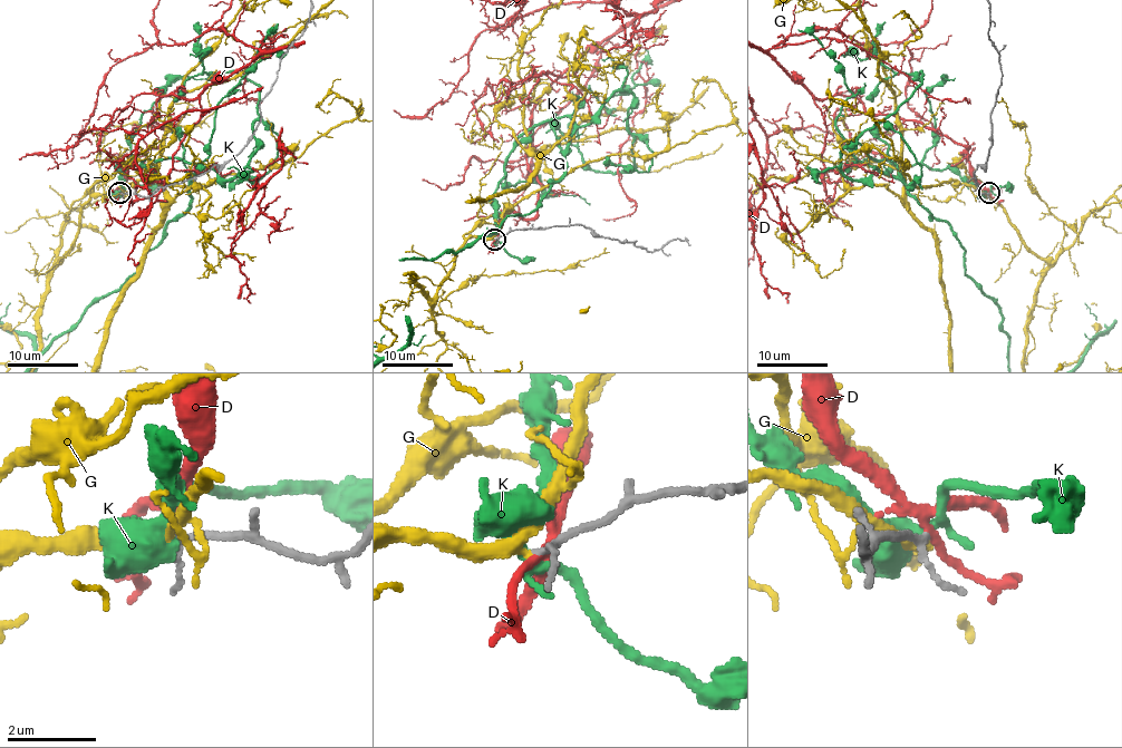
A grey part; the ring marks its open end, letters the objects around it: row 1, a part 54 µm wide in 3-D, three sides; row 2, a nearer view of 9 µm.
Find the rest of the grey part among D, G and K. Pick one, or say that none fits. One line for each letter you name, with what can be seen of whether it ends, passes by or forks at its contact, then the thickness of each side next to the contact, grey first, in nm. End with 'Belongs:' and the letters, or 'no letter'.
G: it passes by | 130/280 nm
Belongs: G

